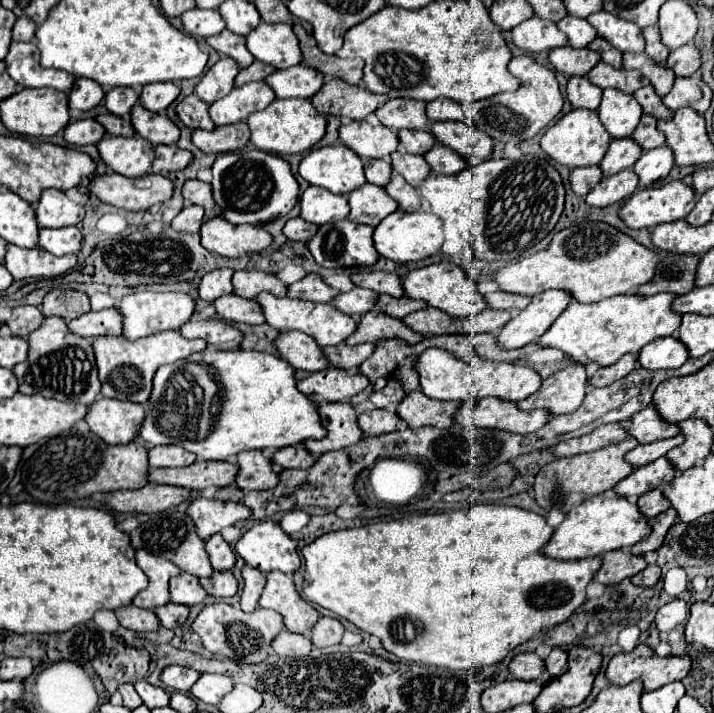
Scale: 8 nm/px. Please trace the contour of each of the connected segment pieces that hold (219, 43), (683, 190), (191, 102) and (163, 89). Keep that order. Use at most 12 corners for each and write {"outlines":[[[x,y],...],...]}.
{"outlines":[[[221,31],[207,43],[221,55],[249,67],[255,57],[245,47],[245,37]],[[683,179],[641,189],[621,219],[633,227],[685,219],[695,189]],[[195,95],[177,105],[189,129],[215,129],[207,105]],[[149,83],[139,103],[163,113],[179,95],[175,83]]]}

